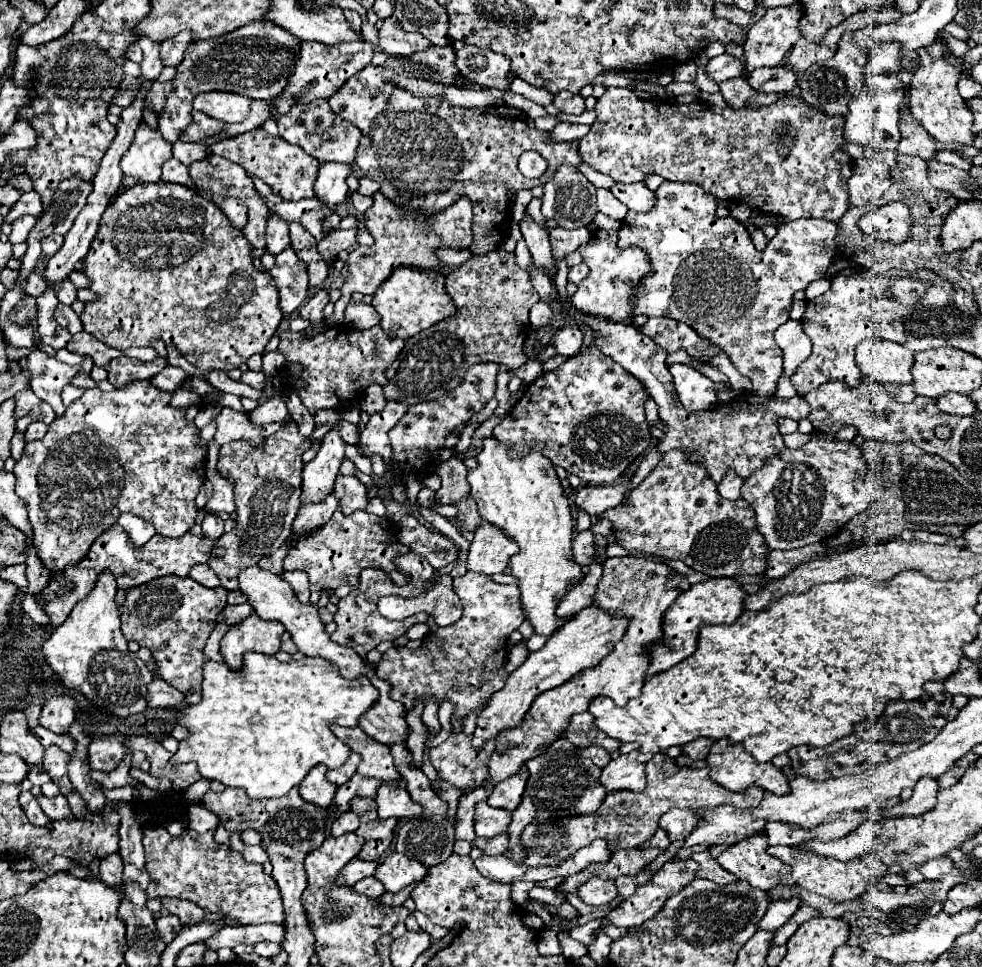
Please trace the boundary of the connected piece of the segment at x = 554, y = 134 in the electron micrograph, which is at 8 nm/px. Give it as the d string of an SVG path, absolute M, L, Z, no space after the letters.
M558 123L558 127L554 127L550 131L550 139L554 141L578 141L588 133L588 125L578 125L578 123Z

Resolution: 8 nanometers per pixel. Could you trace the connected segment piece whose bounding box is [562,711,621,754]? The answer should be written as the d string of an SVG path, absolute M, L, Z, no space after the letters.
M590 711L574 714L572 721L570 721L562 737L570 739L570 743L577 748L576 751L578 751L578 753L586 747L597 745L603 747L611 754L618 751L621 746L620 741L608 738L604 733L600 733L600 729L596 729L594 717L592 717Z

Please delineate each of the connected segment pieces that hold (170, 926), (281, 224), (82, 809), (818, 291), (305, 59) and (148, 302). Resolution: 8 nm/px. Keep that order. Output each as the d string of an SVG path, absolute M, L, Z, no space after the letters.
M164 915L164 917L158 917L158 919L156 919L156 929L158 929L160 941L170 943L170 941L176 937L176 933L182 929L182 925L180 925L178 917L174 917L174 915Z
M272 215L266 225L266 249L272 255L282 253L290 245L288 237L288 221L280 219L278 215Z
M71 792L66 795L68 803L70 805L72 814L77 819L82 819L86 815L86 807L83 799L76 792Z
M822 277L822 279L814 281L814 283L806 289L806 299L814 299L814 297L826 293L828 289L830 289L830 279L828 279L828 277Z
M302 41L300 59L296 65L294 75L288 79L288 85L284 91L276 97L276 117L290 111L296 103L306 103L314 99L328 99L344 81L348 81L350 75L364 69L374 55L374 45L366 41L350 41L344 45L320 45L318 41Z
M164 181L148 183L148 185L136 185L132 189L126 189L104 211L104 217L100 221L100 229L98 229L96 237L92 239L90 251L86 255L84 273L92 281L90 289L94 293L98 293L100 299L96 303L86 303L86 311L80 315L80 319L84 323L84 331L88 331L92 337L106 343L108 347L114 347L114 349L121 351L128 349L128 347L148 347L154 339L162 339L166 343L166 347L176 345L180 355L186 357L198 369L224 369L224 371L236 369L240 363L246 363L254 353L264 353L266 343L276 333L276 327L282 321L282 311L278 307L278 291L274 287L274 281L272 281L272 277L268 277L268 273L260 273L254 269L250 253L252 253L252 247L250 247L248 239L242 235L242 231L234 229L230 219L216 205L202 199L192 189L188 189L184 185L176 185L176 183L164 183Z

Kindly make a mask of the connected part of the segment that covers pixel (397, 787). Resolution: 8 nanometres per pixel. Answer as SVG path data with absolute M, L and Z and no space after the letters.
M400 779L396 783L382 783L376 795L378 803L378 817L414 817L422 813L422 807L410 799L410 793L406 789L406 781Z

